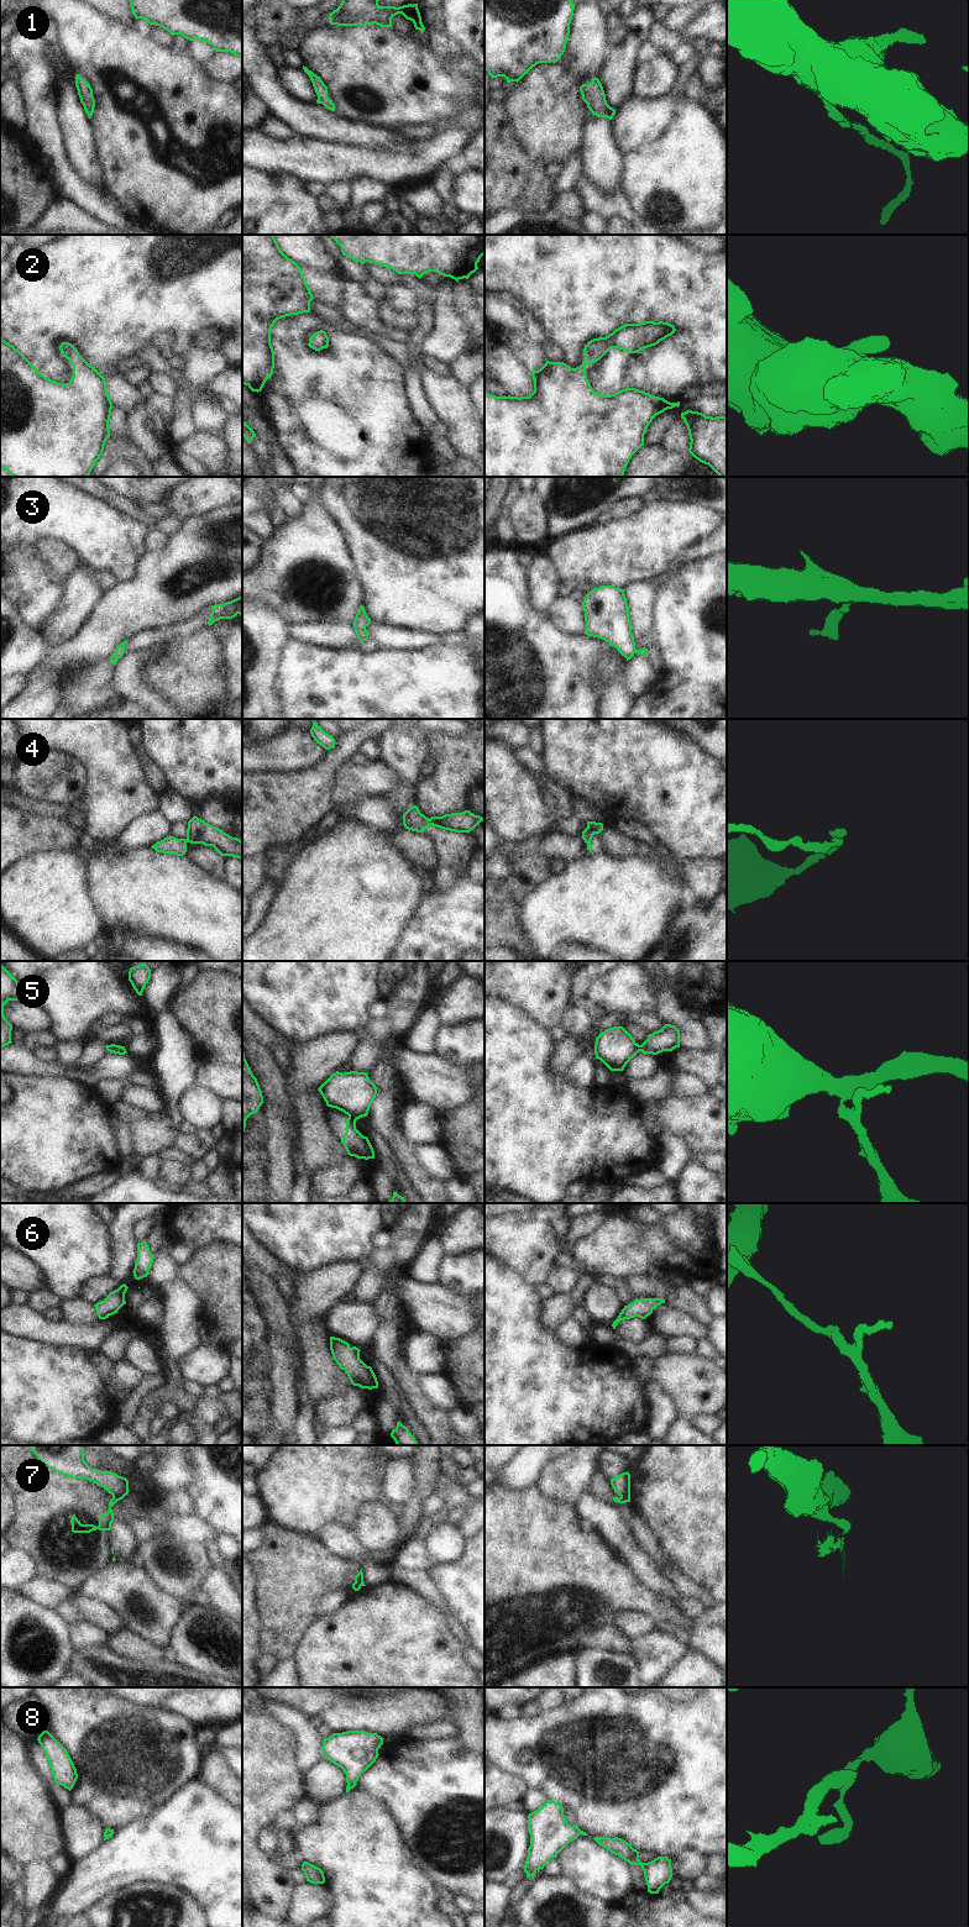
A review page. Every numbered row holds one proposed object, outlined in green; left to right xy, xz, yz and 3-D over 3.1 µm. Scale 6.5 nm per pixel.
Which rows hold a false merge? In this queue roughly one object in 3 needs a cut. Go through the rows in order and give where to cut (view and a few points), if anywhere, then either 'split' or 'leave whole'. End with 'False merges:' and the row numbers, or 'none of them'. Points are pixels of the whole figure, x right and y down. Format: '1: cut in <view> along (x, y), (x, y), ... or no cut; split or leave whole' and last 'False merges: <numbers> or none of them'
1: no cut; leave whole
2: no cut; leave whole
3: no cut; leave whole
4: cut in xz along (428, 819), (430, 824); split
5: cut in xz along (349, 1116), (356, 1119); split
6: no cut; leave whole
7: cut in xy along (113, 1496), (119, 1500); split
8: no cut; leave whole
False merges: 4, 5, 7

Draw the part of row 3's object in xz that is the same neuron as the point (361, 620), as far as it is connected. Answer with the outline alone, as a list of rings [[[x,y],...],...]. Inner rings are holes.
[[[361,605],[361,608],[358,609],[355,621],[353,621],[353,628],[357,635],[357,639],[360,641],[366,641],[368,639],[368,632],[366,630],[366,628],[371,624],[371,619],[368,618],[365,607]]]

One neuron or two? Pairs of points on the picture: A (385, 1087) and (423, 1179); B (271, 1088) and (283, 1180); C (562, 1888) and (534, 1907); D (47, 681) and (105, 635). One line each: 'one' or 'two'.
A: one
B: one
C: one
D: one

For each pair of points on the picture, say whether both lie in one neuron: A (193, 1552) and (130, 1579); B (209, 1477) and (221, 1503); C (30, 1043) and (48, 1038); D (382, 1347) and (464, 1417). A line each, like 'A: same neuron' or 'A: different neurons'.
A: different neurons
B: same neuron
C: same neuron
D: different neurons

